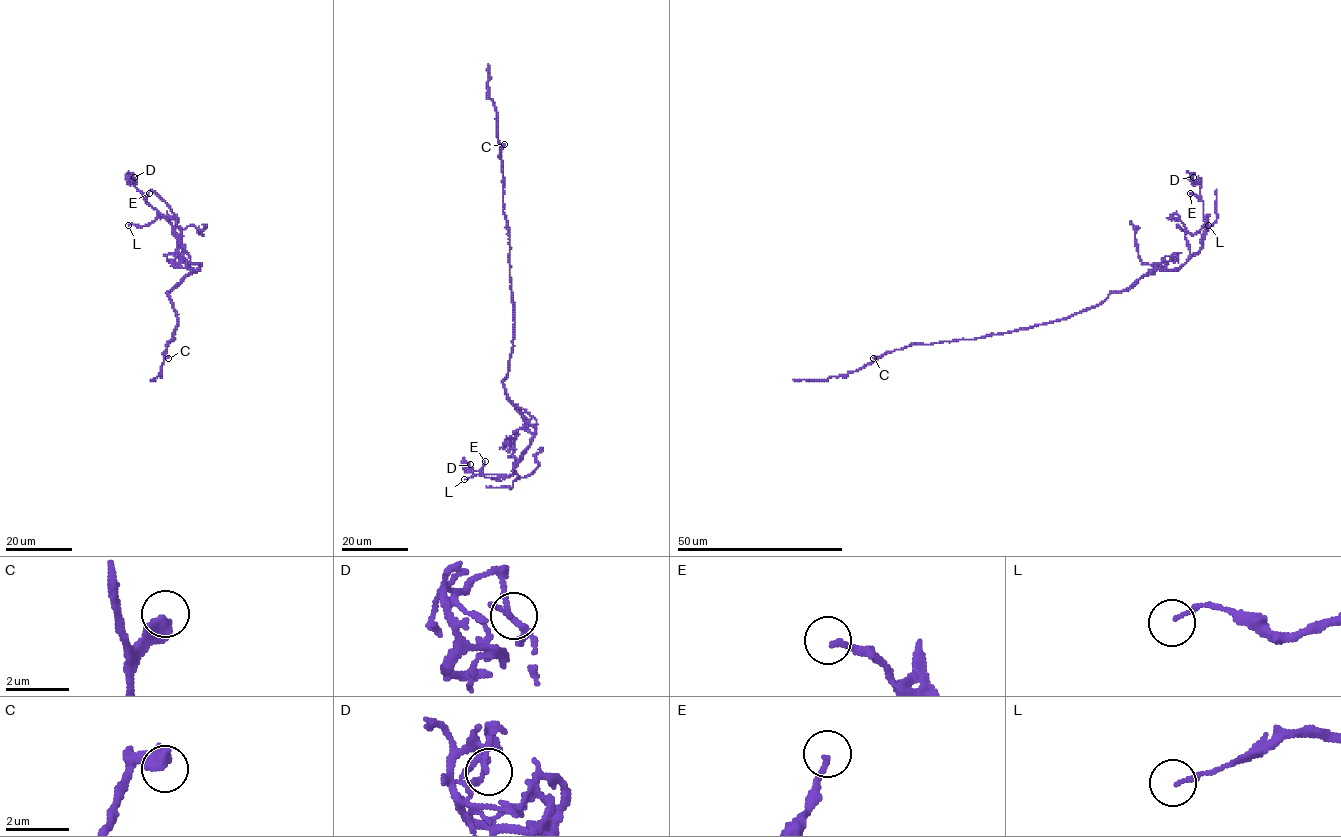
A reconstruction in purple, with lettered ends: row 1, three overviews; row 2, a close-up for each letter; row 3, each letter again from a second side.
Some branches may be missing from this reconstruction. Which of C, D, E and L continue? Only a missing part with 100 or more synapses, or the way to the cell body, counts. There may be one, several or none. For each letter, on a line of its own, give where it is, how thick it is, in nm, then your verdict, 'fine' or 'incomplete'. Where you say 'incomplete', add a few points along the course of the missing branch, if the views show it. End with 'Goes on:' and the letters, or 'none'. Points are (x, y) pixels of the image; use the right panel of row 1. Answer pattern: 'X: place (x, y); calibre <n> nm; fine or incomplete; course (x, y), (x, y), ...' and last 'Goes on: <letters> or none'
C: place (873, 358); calibre 460 nm; fine
D: place (1193, 177); calibre 160 nm; fine
E: place (1190, 193); calibre 170 nm; fine
L: place (1208, 225); calibre 130 nm; fine
Goes on: none

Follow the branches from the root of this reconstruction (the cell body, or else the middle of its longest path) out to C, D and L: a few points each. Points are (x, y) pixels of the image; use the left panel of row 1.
C: (177, 318), (174, 338), (167, 343), (165, 356), (168, 358)
D: (177, 318), (167, 293), (199, 269), (193, 270), (178, 252), (172, 225), (127, 183), (130, 173), (134, 177)
L: (177, 318), (167, 293), (199, 269), (193, 270), (180, 255), (177, 234), (162, 215), (141, 226), (128, 225)

